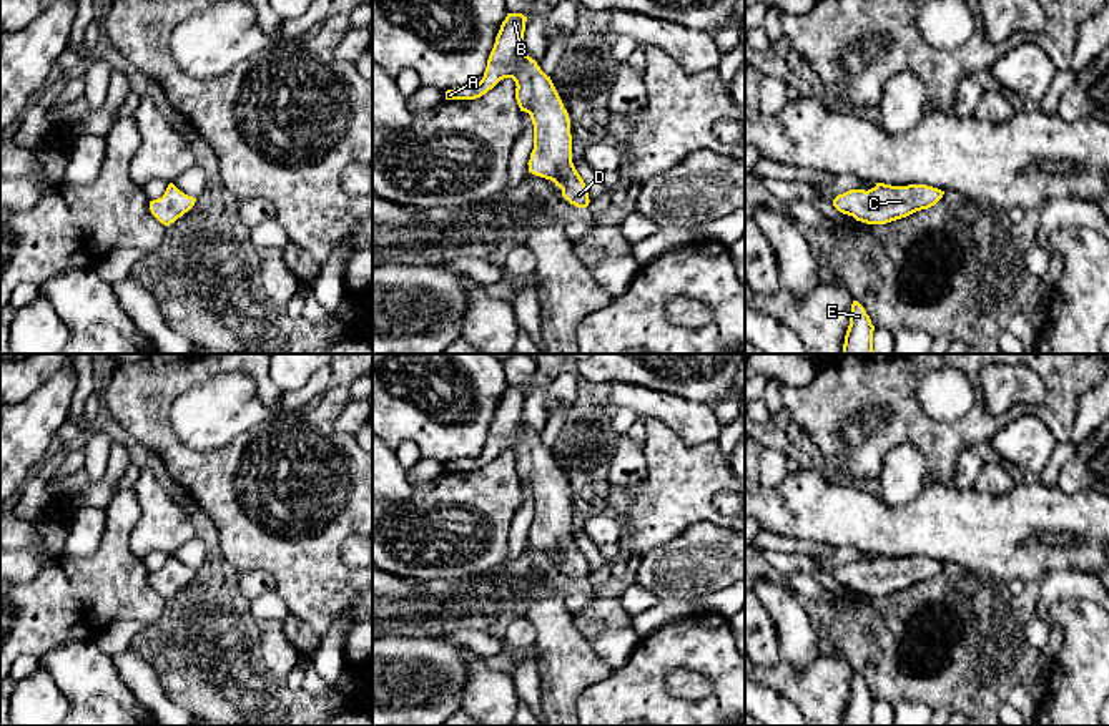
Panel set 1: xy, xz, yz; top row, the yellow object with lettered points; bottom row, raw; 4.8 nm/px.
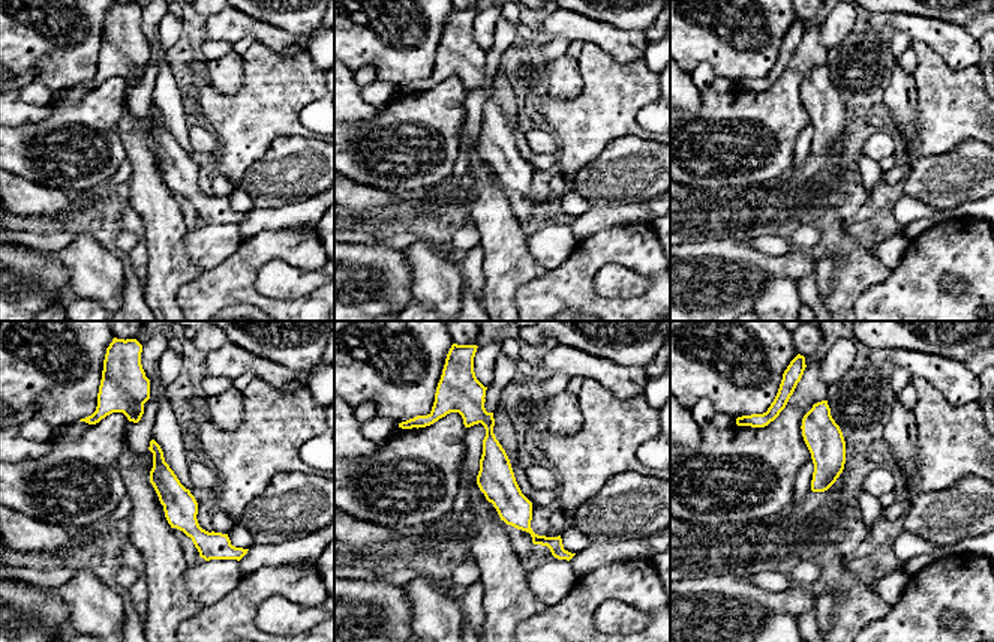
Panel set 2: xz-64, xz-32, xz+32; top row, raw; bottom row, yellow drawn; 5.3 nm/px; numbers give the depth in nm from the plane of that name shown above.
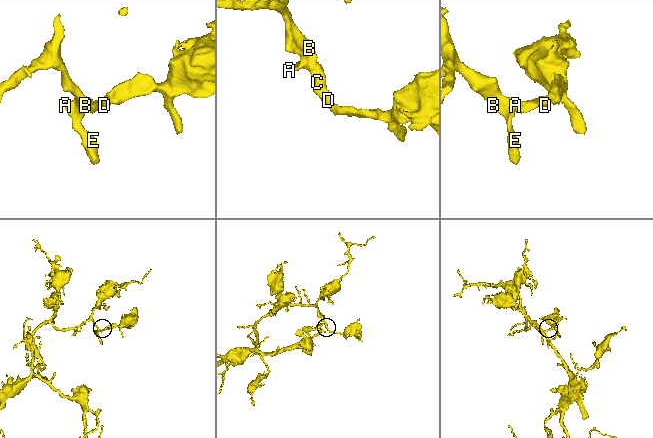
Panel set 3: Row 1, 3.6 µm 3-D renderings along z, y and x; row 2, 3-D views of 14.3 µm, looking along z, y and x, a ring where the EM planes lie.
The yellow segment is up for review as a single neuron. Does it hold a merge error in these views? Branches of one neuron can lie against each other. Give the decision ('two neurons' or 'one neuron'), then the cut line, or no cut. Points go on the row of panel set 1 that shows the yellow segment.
one neuron | no cut

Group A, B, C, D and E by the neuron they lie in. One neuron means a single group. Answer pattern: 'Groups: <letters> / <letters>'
Groups: A B C D E

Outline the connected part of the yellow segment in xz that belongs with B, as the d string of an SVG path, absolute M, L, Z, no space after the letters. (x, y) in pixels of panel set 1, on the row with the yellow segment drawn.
M507 13L495 37L482 80L474 86L446 91L446 100L476 100L500 80L515 81L515 100L520 111L530 115L534 150L529 173L550 179L562 196L577 208L587 208L587 186L572 163L572 135L569 113L550 80L535 60L520 52L527 17Z

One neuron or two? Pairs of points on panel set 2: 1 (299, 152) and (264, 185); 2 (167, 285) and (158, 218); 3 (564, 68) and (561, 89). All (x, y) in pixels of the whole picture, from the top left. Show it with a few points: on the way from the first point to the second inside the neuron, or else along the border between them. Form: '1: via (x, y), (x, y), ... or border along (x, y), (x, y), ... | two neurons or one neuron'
1: via (290, 161), (273, 177) | one neuron
2: via (167, 269), (165, 234) | one neuron
3: via (564, 72), (562, 84) | one neuron

